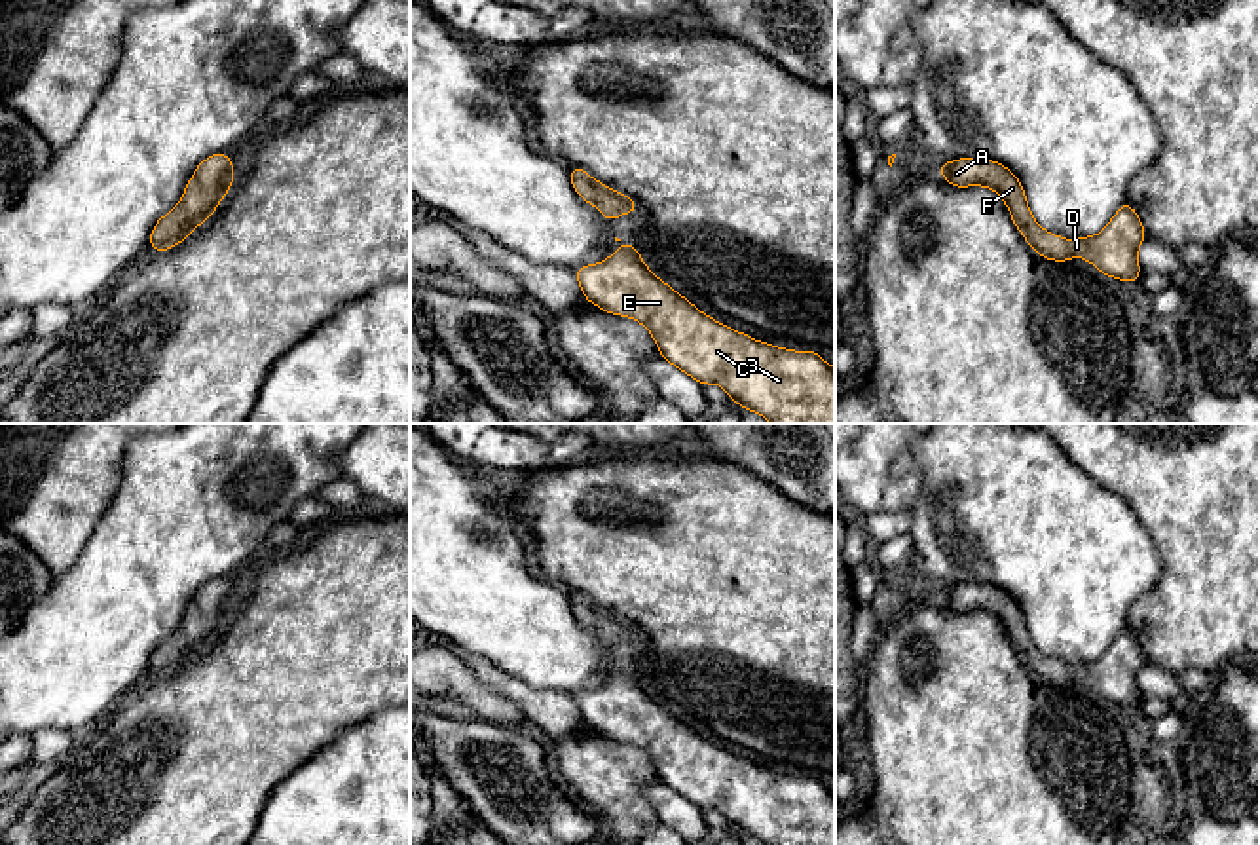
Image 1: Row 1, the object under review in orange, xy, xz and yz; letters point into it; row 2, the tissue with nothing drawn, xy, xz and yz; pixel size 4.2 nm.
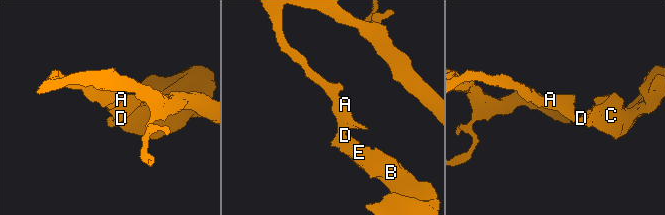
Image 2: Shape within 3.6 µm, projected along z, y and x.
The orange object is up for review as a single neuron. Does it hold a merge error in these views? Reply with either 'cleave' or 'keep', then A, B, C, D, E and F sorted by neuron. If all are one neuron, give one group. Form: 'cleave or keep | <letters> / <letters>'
keep | A B C D E F

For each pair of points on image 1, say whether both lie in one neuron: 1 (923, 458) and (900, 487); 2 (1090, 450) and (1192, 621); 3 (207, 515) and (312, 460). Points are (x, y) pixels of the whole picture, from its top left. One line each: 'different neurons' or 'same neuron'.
1: different neurons
2: same neuron
3: same neuron

